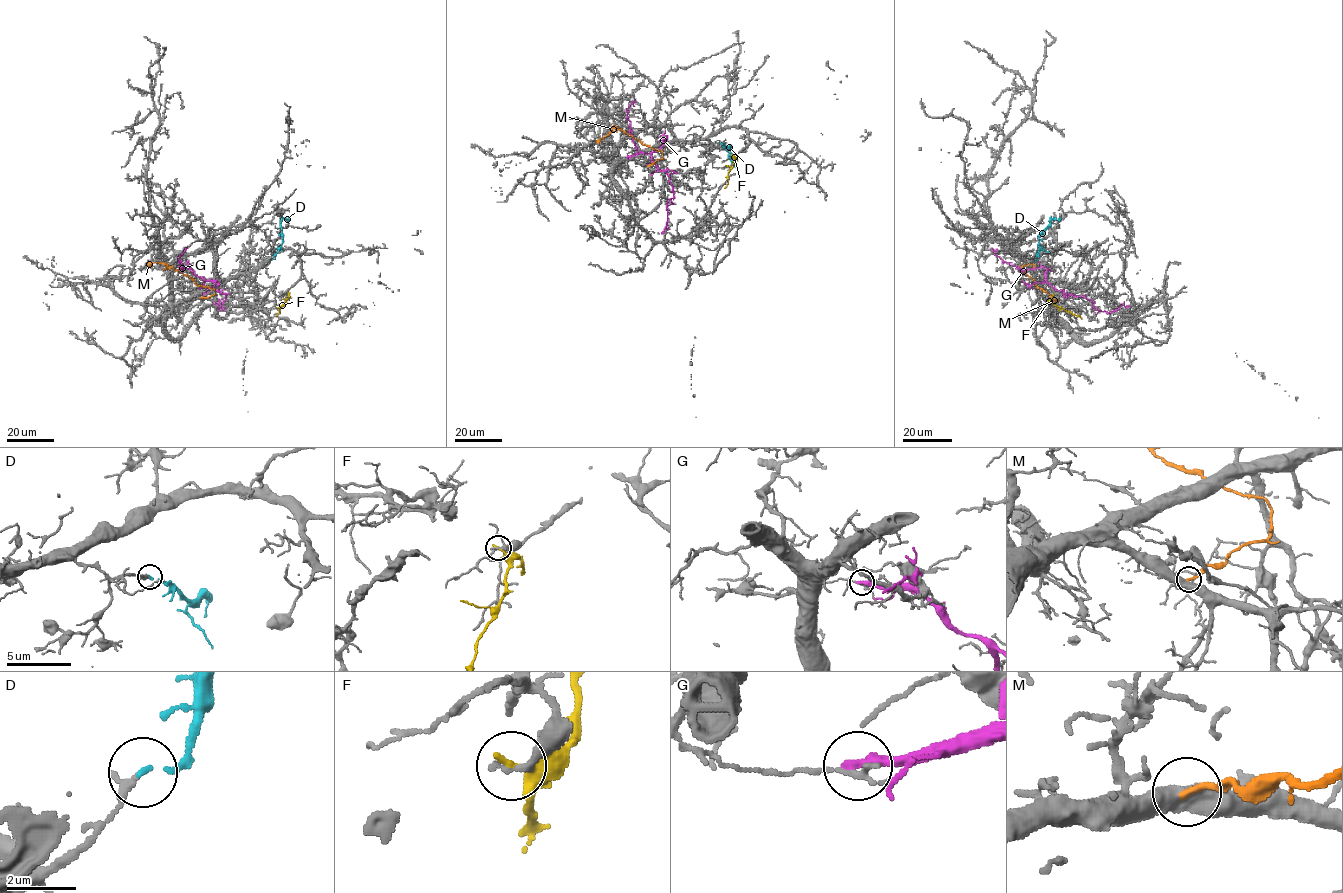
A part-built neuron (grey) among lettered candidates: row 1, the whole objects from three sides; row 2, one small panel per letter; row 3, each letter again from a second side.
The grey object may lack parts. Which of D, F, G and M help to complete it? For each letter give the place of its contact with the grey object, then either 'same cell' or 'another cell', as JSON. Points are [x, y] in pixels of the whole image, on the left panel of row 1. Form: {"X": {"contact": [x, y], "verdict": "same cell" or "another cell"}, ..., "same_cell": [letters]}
{"D": {"contact": [271, 259], "verdict": "same cell"}, "F": {"contact": [284, 299], "verdict": "another cell"}, "G": {"contact": [179, 267], "verdict": "another cell"}, "M": {"contact": [199, 298], "verdict": "another cell"}, "same_cell": ["D"]}

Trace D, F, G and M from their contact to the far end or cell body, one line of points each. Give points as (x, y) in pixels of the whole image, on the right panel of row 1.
D: (1035, 260), (1039, 249), (1038, 236), (1052, 219), (1060, 218)
F: (1048, 301), (1082, 318)
G: (1049, 268), (1046, 280), (1055, 289), (1089, 299), (1095, 310), (1108, 313), (1129, 305)
M: (1059, 300), (1053, 299), (1020, 269), (1029, 264), (1035, 268)

